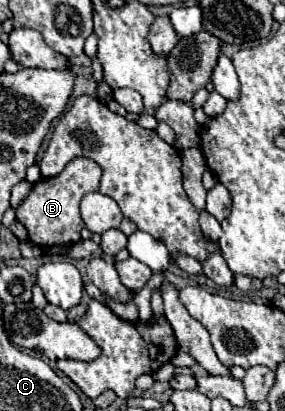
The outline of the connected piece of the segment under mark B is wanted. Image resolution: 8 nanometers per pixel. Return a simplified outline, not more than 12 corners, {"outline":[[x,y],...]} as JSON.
{"outline":[[72,159],[16,209],[36,247],[82,243],[78,203],[100,187],[94,159]]}

